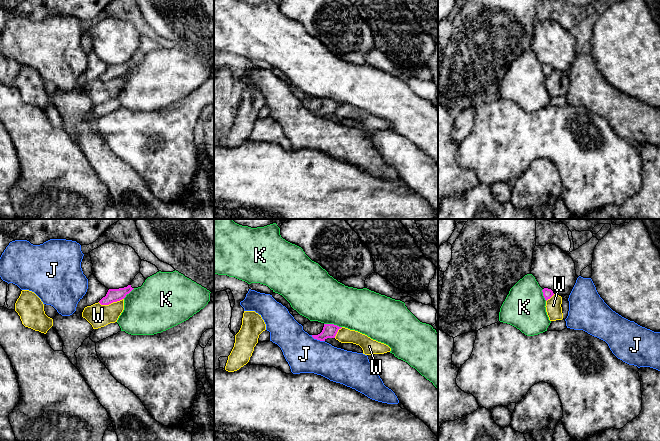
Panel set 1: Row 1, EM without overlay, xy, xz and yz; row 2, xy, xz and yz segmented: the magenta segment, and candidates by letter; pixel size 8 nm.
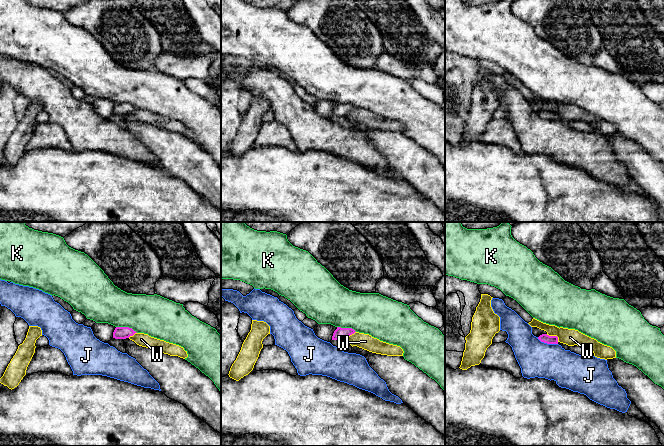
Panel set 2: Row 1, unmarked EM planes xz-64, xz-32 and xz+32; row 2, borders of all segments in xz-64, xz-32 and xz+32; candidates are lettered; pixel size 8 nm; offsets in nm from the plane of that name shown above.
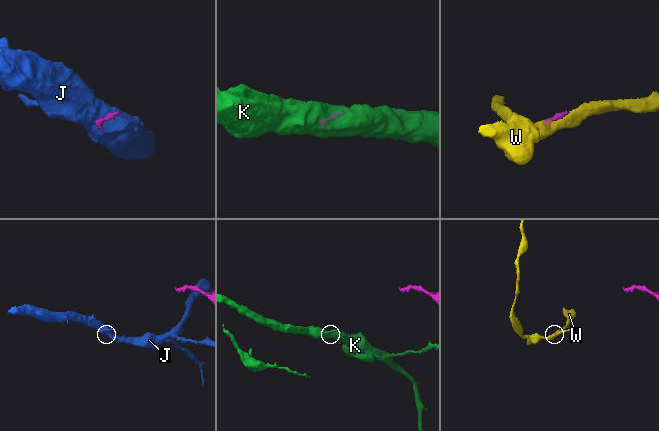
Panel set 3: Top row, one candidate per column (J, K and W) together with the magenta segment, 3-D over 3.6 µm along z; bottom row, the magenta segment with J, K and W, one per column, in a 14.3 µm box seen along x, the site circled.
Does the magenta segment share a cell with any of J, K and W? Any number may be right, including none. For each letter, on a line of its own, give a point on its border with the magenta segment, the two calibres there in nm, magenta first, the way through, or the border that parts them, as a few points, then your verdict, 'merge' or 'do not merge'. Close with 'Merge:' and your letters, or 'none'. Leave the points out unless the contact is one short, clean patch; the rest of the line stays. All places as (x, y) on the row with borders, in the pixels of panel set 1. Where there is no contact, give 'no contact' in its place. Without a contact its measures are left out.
J: contact xz (318, 339); calibres 110 and 300 nm; border xz (311, 335), (324, 341); do not merge
K: contact xz (333, 324); calibres 110 and 380 nm; border xz (324, 323), (333, 323), (341, 327); do not merge
W: contact xy (110, 303); calibres 110 and 180 nm; border xy (123, 298), (108, 304), (100, 304), (98, 302); do not merge
Merge: none

